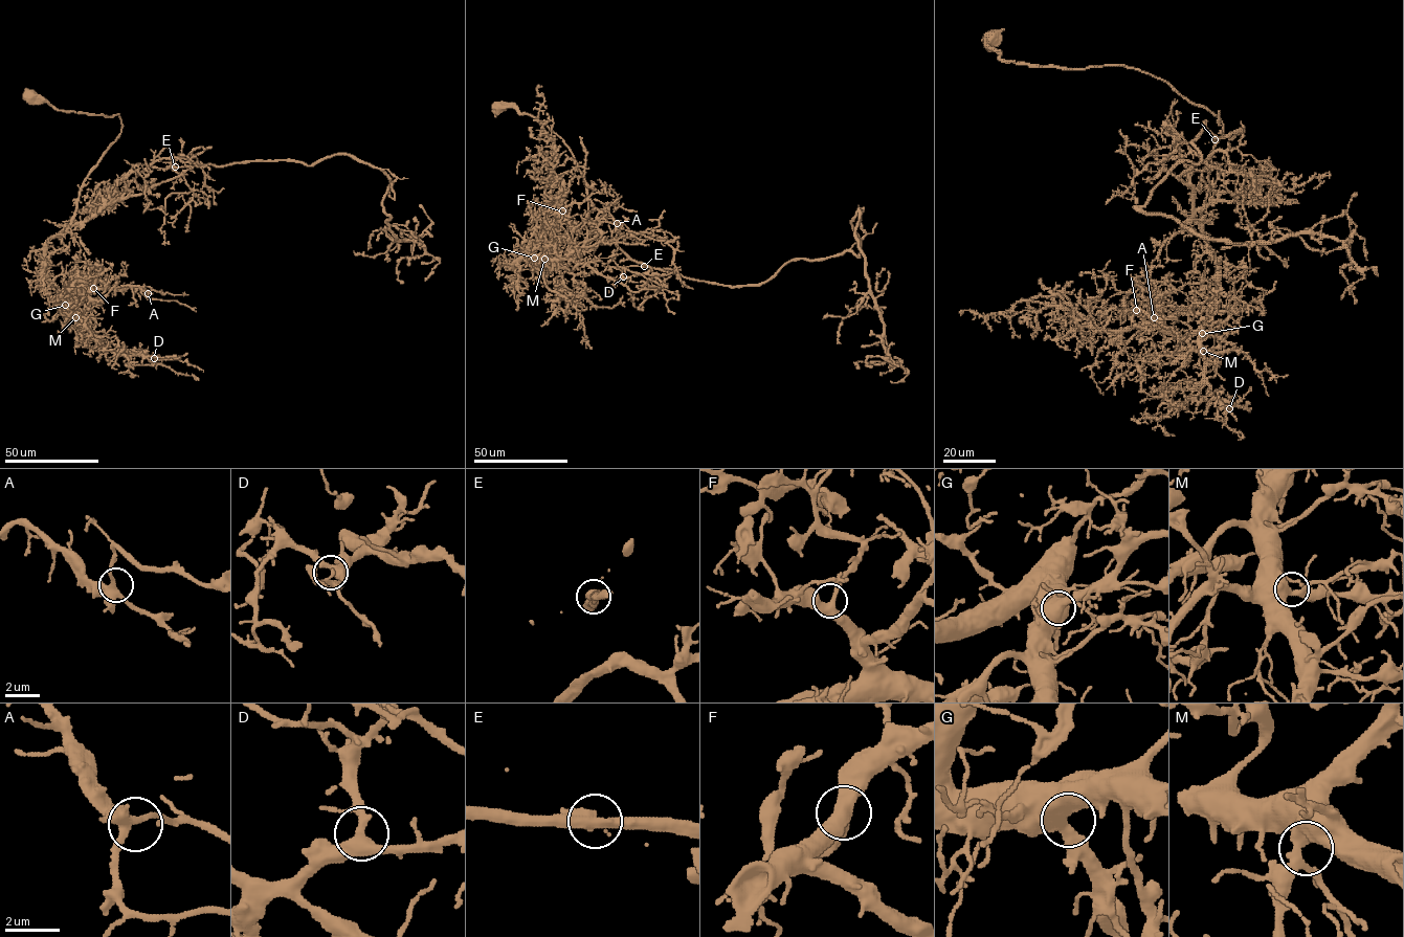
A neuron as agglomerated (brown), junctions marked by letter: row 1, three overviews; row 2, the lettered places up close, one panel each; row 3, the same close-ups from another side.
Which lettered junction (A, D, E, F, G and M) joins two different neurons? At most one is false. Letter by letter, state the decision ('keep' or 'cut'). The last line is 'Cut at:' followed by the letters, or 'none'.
A: keep
D: keep
E: cut
F: keep
G: keep
M: keep
Cut at: E

